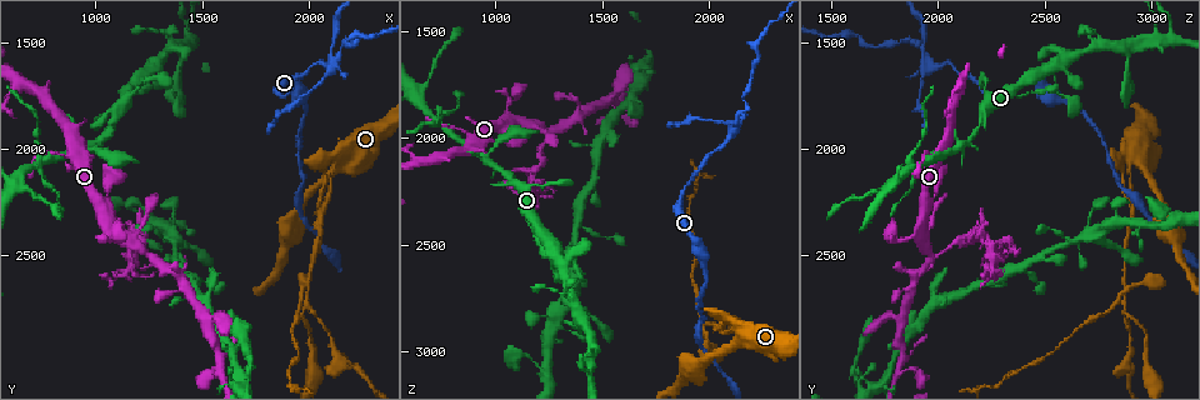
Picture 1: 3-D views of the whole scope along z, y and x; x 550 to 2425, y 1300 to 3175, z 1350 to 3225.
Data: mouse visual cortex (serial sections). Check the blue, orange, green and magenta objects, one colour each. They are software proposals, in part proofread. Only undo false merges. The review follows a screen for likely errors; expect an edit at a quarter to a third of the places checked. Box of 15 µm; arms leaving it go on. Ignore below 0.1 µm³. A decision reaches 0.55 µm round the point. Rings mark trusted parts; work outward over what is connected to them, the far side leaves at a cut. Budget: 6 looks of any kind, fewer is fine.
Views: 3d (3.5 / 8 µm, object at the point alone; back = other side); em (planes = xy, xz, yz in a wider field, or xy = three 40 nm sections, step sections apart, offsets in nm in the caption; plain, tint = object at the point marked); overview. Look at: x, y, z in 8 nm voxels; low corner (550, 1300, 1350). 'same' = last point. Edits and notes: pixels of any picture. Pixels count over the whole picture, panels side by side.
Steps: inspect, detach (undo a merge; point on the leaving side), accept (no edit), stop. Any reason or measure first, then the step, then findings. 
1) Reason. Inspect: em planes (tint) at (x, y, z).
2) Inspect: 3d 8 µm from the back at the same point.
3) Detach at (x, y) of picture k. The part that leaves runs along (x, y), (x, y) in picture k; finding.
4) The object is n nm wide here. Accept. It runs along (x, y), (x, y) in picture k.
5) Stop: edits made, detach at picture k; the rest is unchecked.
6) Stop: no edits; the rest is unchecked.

Arms part here. Inspect: 3d 8 µm at (2100, 1620, 1960).

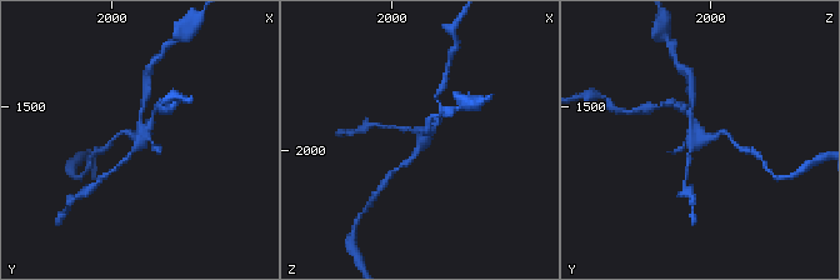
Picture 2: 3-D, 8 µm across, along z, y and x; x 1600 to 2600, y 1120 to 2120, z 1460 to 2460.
Inspect: em xy step 5 (tint) at (2110, 1620, 1960).

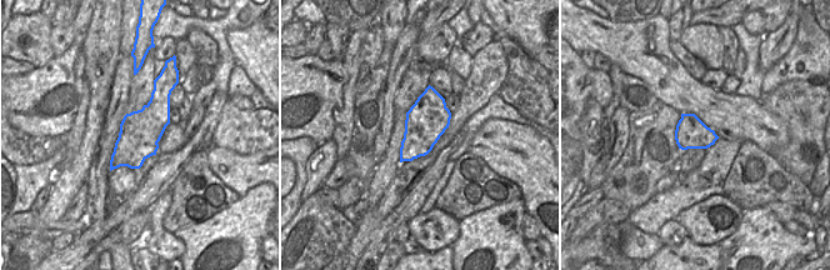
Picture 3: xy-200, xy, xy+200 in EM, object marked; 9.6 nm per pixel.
Detach at (146, 94) of picture 2. The part that leaves runs along (140, 145), (115, 170), (98, 181) in picture 2; two cells meet here.

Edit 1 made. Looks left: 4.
Redraw. Inspect: overview.

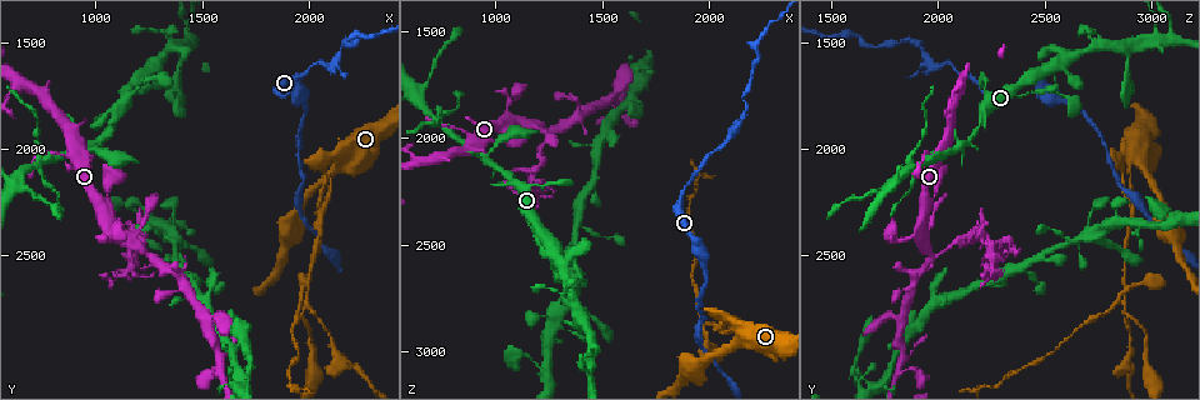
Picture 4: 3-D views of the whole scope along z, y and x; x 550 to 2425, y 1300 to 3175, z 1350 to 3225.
Branch point. Inspect: 3d 3.5 µm at (1260, 2510, 1960).

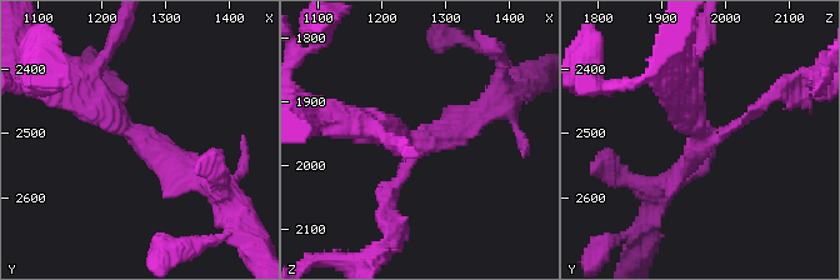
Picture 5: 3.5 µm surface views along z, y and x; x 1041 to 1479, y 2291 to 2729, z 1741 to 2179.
3 arms meet here; the arms are 150, 250, 400 nm wide; now the EM. Inspect: em xy step 3 (tint) at (1260, 2505, 1965).

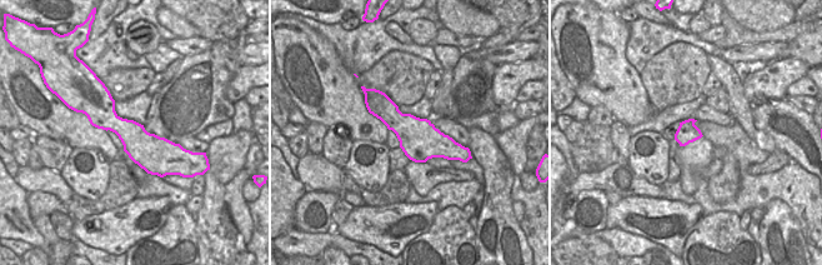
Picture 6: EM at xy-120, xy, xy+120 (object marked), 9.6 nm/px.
Detach at (388, 194) of picture 5. The part that leaves runs along (409, 164), (378, 250) in picture 5; a second cell is stuck on.

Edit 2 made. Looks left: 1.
Stop: edits made, detach at picture 2, detach at picture 5; the rest is unchecked.

